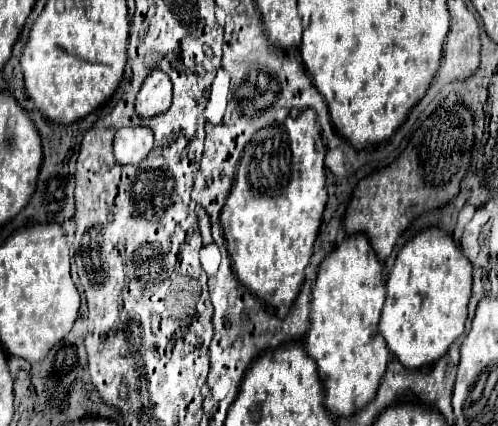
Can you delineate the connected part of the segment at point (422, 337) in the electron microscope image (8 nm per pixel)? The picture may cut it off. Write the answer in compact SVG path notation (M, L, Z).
M427 229L405 243L387 279L387 301L377 331L409 371L431 367L463 333L471 299L471 263L451 235Z

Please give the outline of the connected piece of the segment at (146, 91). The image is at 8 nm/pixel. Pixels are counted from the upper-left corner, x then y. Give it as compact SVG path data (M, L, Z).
M153 69L145 79L135 109L141 117L155 117L171 107L171 79L161 69Z

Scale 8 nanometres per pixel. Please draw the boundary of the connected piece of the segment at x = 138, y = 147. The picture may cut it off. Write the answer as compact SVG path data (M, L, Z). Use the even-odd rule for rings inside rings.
M123 127L115 135L115 159L121 165L139 165L153 149L153 131L149 127Z

